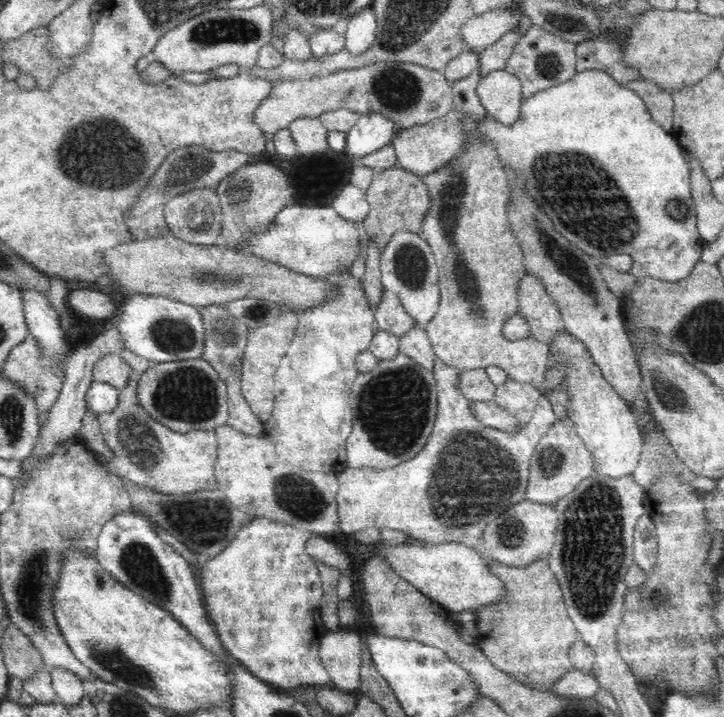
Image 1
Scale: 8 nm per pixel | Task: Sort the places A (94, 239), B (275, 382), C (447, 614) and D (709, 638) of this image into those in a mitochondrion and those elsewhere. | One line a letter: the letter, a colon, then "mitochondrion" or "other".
A: other
B: other
C: other
D: other

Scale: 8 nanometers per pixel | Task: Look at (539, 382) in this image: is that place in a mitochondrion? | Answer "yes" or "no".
no

